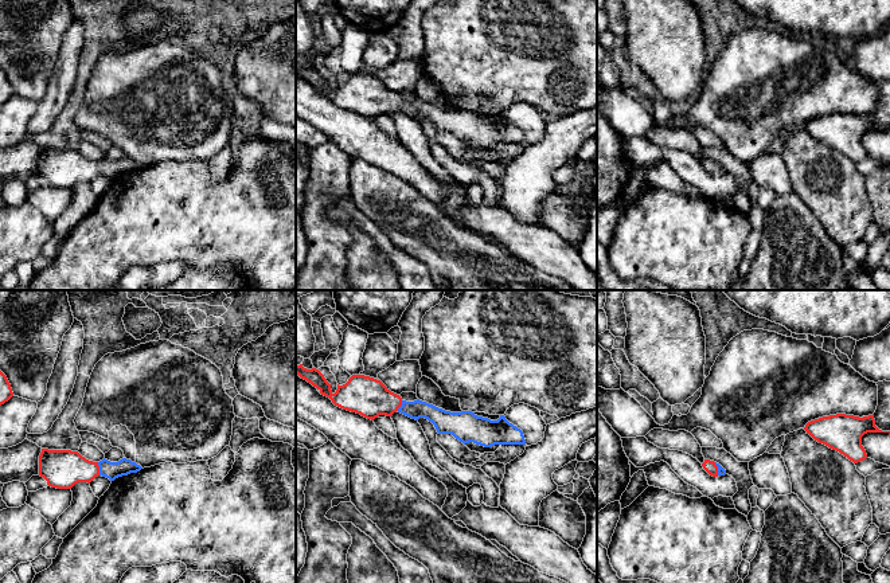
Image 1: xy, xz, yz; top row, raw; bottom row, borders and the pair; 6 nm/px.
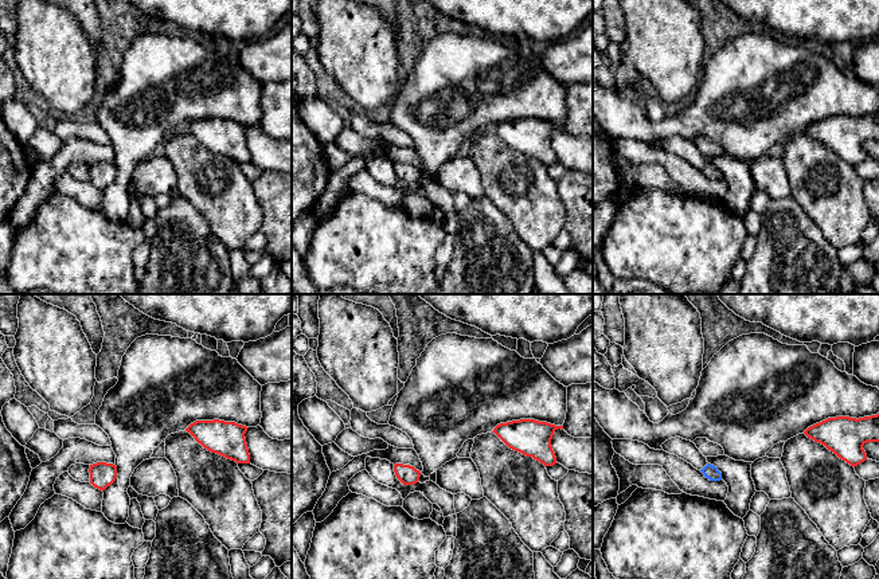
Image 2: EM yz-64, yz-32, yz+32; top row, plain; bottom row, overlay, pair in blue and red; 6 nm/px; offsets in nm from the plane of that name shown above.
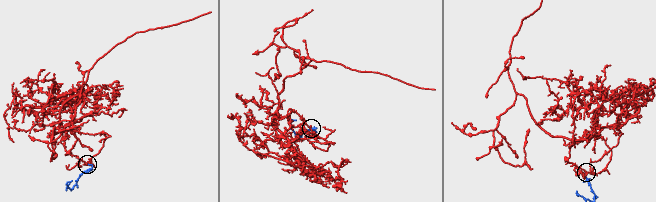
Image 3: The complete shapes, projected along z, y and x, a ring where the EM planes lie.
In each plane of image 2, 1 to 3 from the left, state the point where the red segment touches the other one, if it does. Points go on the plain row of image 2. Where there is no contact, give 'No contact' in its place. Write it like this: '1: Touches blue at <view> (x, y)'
1: No contact
2: No contact
3: No contact

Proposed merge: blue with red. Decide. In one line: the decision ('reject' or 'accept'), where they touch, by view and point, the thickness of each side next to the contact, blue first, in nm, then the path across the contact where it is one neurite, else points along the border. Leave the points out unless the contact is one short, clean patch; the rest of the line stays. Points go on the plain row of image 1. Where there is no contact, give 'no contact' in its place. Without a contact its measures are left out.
accept; meets blue in xy at (100, 168); 110 nm thick on the blue side, 240 nm on the other; runs through xy (112, 169), (100, 168), (62, 168)

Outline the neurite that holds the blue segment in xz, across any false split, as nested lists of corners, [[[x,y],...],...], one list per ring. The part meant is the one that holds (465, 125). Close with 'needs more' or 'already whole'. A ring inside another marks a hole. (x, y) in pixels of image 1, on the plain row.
[[[296,64],[296,73],[316,86],[321,94],[343,109],[360,113],[374,120],[379,114],[401,111],[411,118],[425,117],[438,133],[452,133],[460,141],[491,146],[495,144],[526,144],[523,130],[510,122],[504,114],[497,120],[477,116],[472,110],[450,111],[419,98],[406,101],[391,91],[380,79],[364,74],[352,74],[333,93],[324,74],[316,69]]]; needs more

